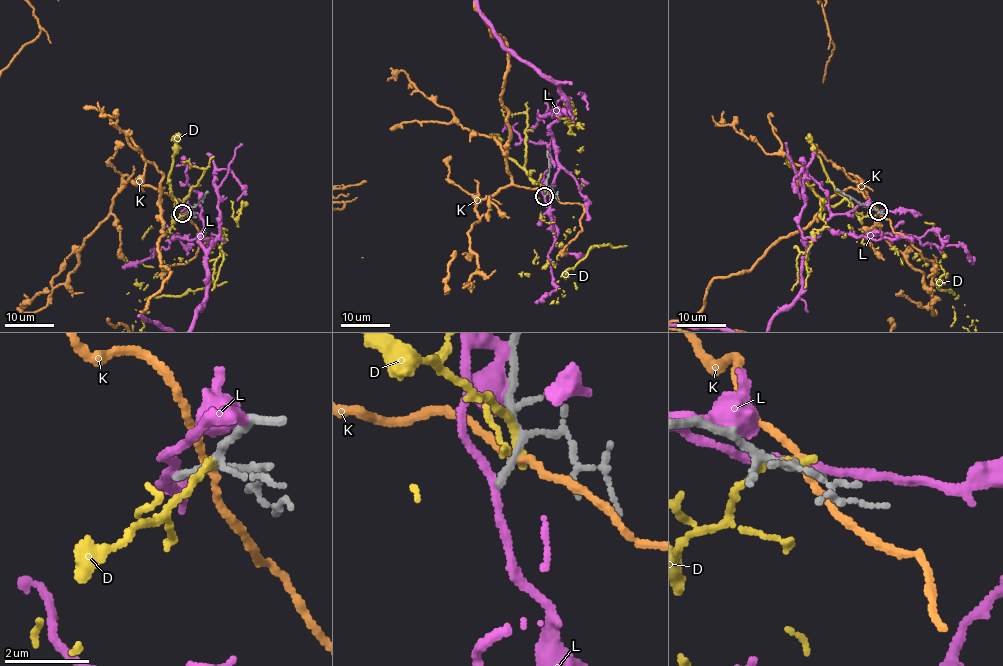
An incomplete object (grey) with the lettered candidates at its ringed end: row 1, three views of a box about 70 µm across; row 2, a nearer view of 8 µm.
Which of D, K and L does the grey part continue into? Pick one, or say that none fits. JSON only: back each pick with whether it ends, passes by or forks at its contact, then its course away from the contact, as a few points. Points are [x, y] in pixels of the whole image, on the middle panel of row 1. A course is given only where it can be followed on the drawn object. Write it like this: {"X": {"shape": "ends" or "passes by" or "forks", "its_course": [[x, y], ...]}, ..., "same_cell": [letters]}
{"same_cell": []}

